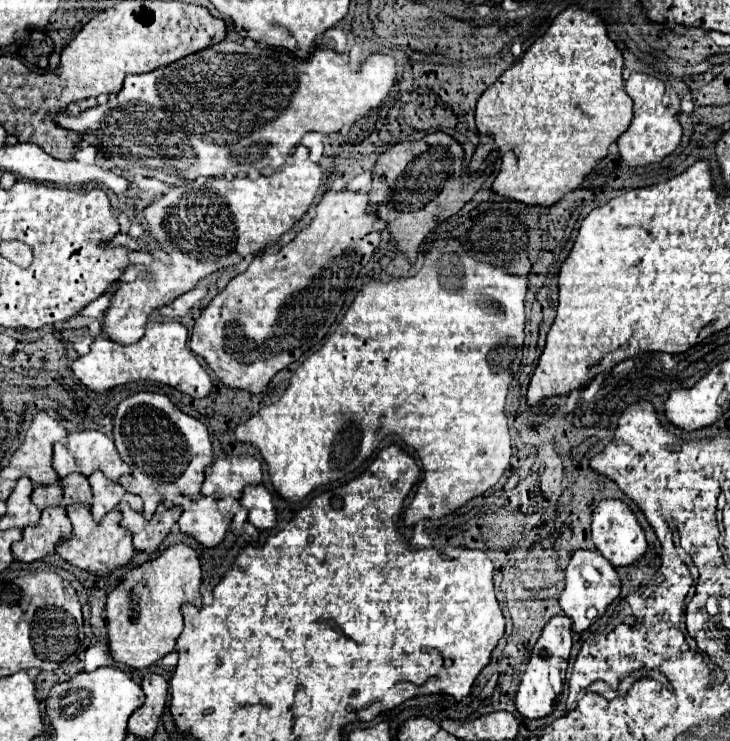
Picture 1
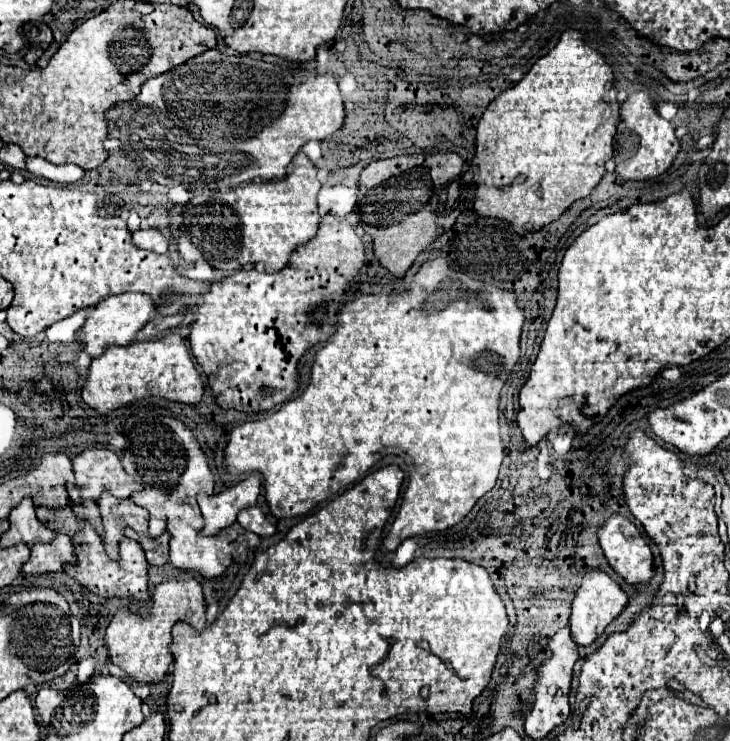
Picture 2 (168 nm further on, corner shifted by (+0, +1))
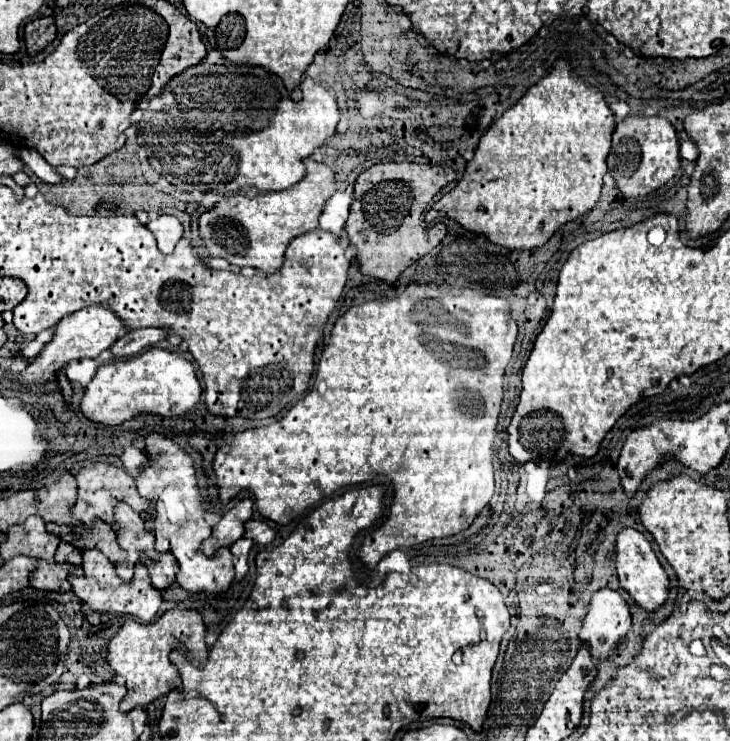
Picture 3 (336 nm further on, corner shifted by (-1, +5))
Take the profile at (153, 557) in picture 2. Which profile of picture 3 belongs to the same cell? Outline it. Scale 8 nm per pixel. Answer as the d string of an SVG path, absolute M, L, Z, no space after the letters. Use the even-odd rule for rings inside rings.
M171 551L159 553L157 563L147 563L151 581L157 589L167 589L175 581L175 557Z

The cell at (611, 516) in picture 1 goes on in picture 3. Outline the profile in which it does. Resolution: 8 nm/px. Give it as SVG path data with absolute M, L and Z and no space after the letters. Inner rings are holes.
M631 527L621 529L621 533L617 535L615 553L617 553L619 583L633 597L633 601L637 601L637 605L641 605L647 611L655 611L659 605L663 605L667 601L669 577L663 571L661 563L657 561L657 555L651 549L651 543L643 537L643 533L639 533L637 529L631 529Z

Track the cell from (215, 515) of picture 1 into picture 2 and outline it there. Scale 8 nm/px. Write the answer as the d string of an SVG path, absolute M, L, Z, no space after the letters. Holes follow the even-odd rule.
M224 529L216 537L204 537L202 533L172 537L170 563L180 571L190 571L204 579L222 577L232 563L234 535L236 531Z

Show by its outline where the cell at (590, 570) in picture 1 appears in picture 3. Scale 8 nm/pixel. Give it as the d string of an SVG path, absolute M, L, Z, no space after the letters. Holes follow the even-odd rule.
M601 589L595 591L587 615L581 623L579 639L591 651L593 657L605 659L617 647L617 643L627 635L631 627L629 605L619 591Z

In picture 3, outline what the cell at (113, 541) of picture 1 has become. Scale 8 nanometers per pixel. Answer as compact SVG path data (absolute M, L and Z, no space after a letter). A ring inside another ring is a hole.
M89 549L83 551L83 577L69 577L69 583L75 591L75 595L89 603L95 611L105 613L105 611L113 611L113 613L129 613L135 619L139 619L141 623L151 623L161 607L161 591L157 591L149 579L147 567L143 563L139 563L135 567L135 575L129 583L125 583L123 579L119 579L119 575L115 573L113 563L109 563L109 559L105 559L105 555L101 555L101 551L97 549Z

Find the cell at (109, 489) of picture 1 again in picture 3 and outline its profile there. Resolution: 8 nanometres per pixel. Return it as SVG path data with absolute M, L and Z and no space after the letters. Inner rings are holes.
M117 503L115 527L119 527L117 529L117 543L121 545L121 549L127 551L127 561L115 565L117 575L123 581L129 581L133 577L133 565L137 561L141 561L139 551L147 553L149 559L157 561L159 553L155 551L155 537L151 531L145 529L143 517L137 511L133 511L127 503Z

